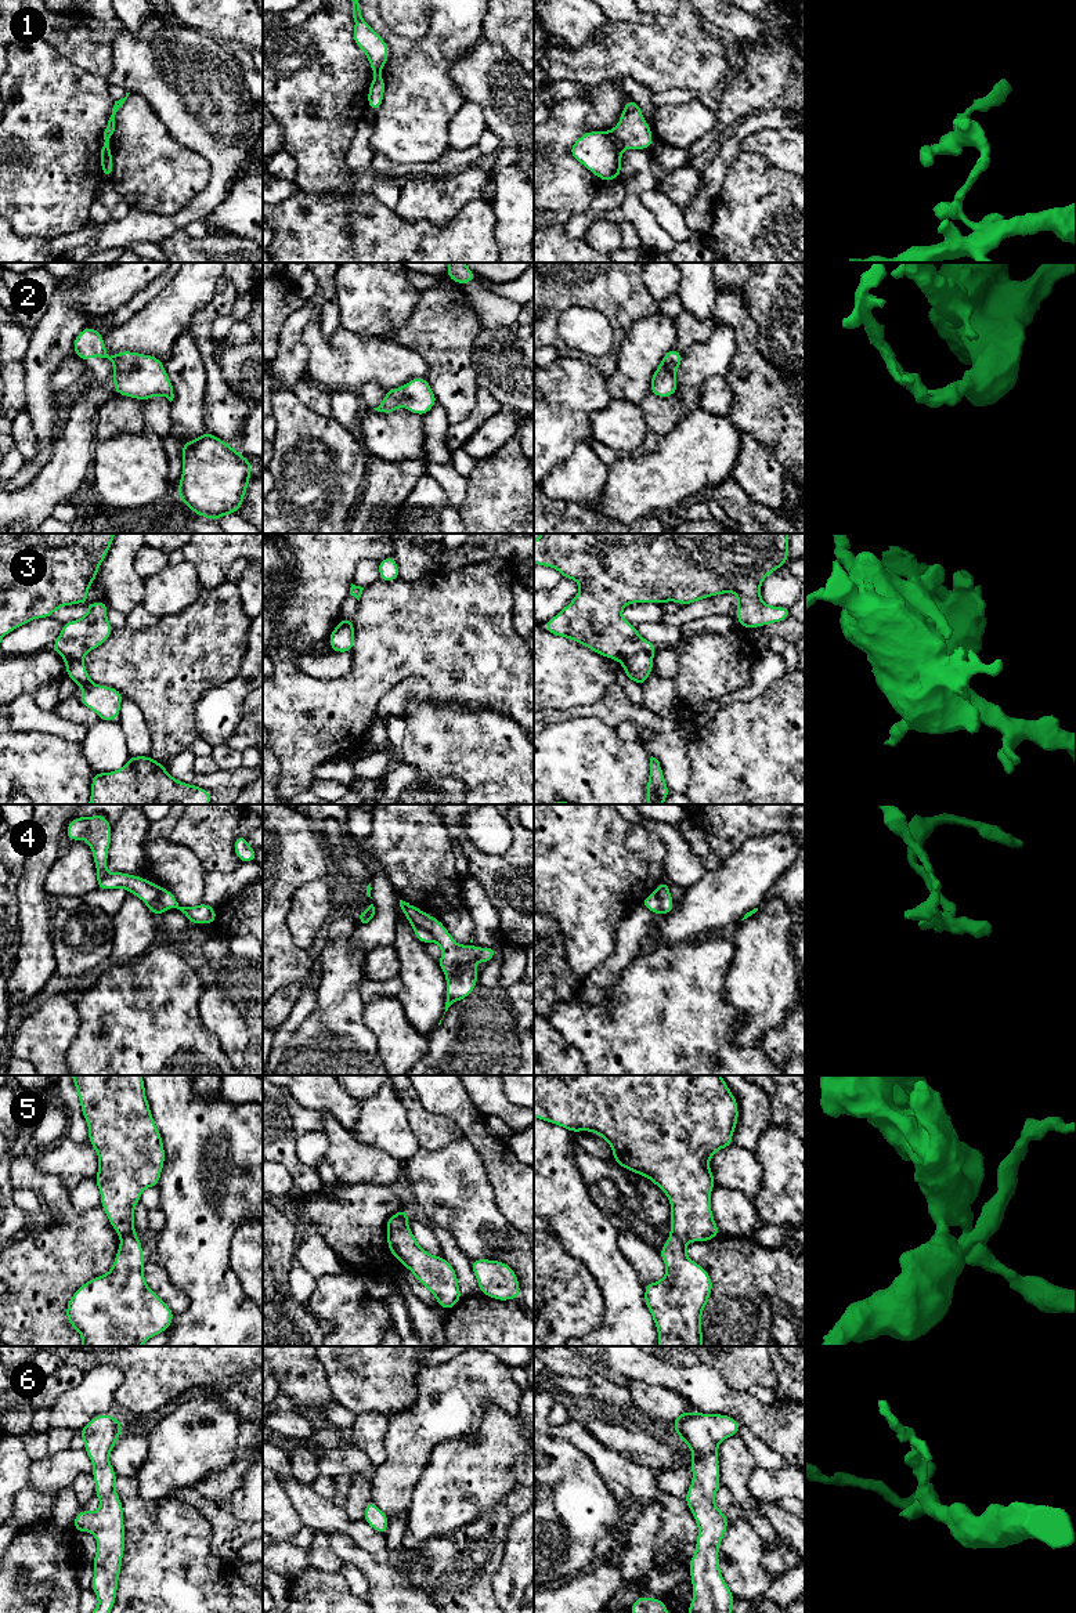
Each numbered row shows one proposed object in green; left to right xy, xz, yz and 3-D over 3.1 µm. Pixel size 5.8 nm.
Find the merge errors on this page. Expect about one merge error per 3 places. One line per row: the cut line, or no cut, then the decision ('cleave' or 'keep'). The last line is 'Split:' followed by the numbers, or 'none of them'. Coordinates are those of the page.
1: cut in yz along (607, 131), (621, 148); cleave
2: no cut; keep
3: cut in yz along (652, 654), (636, 653), (621, 662); cleave
4: cut in xz along (412, 923), (426, 929), (434, 940); cleave
5: cut in xy along (134, 1233), (122, 1237); cleave
6: no cut; keep
Split: 1, 3, 4, 5

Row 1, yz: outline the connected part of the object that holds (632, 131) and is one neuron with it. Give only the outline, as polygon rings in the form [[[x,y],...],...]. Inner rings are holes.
[[[633,100],[627,101],[620,123],[609,133],[621,149],[650,149],[653,144],[651,129]]]

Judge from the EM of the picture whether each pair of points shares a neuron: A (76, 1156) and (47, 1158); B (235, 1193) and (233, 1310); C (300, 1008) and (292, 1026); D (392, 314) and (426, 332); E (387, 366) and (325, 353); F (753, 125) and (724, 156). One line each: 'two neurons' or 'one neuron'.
A: one neuron
B: one neuron
C: one neuron
D: two neurons
E: one neuron
F: one neuron

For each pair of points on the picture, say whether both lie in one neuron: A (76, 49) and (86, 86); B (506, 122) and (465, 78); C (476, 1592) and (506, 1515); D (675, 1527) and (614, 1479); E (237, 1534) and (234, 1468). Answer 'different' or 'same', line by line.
A: different
B: same
C: same
D: same
E: same

